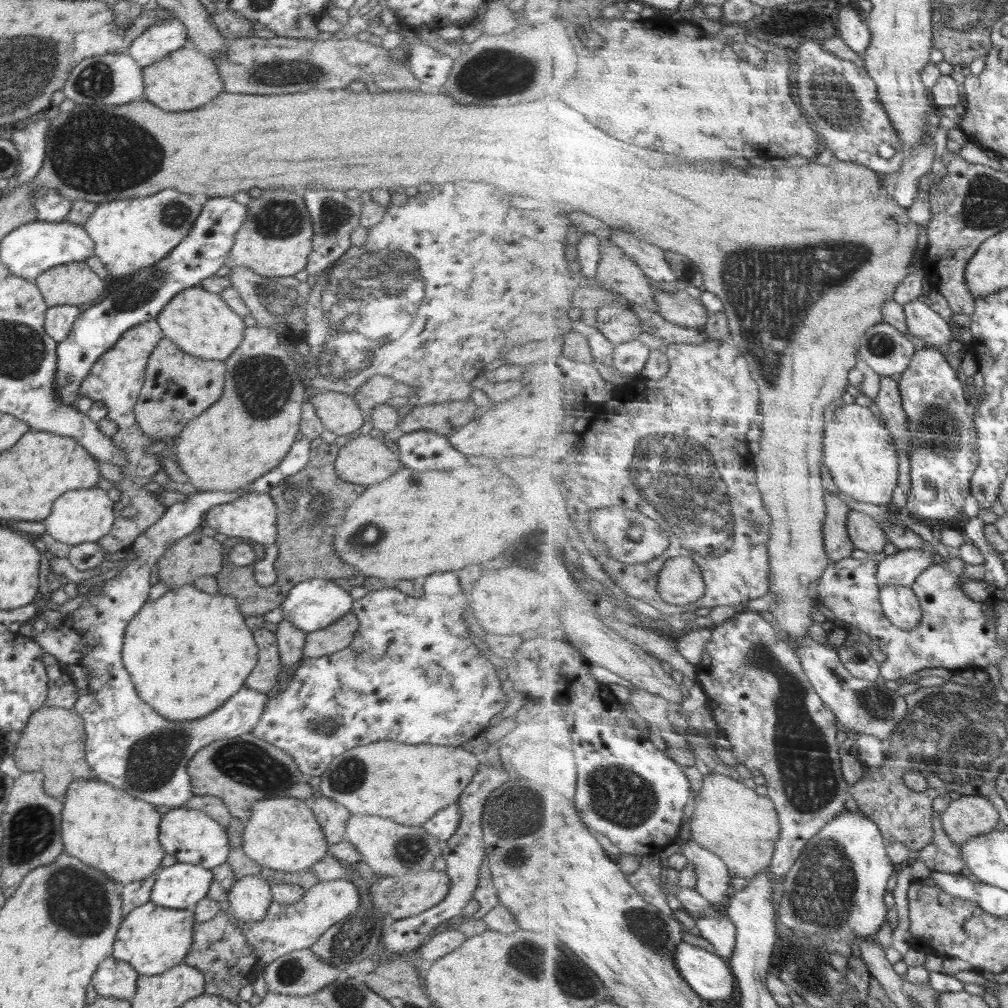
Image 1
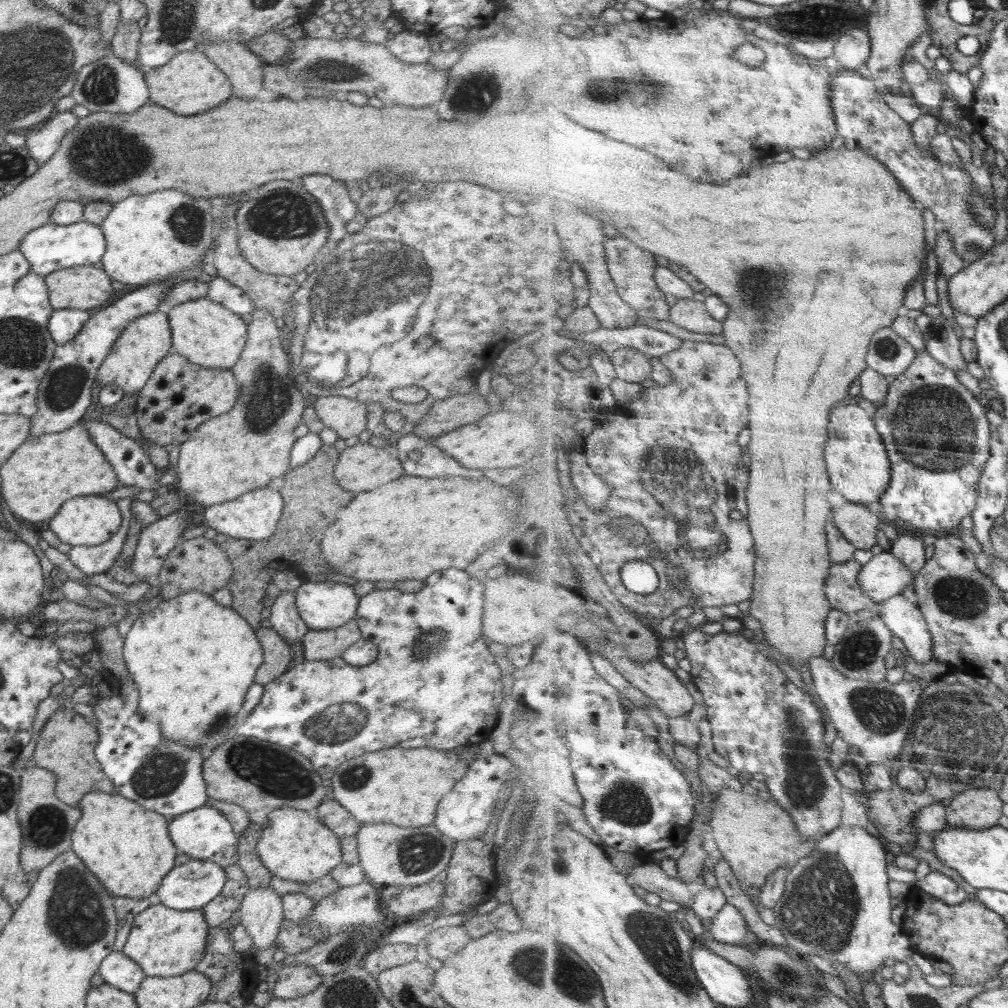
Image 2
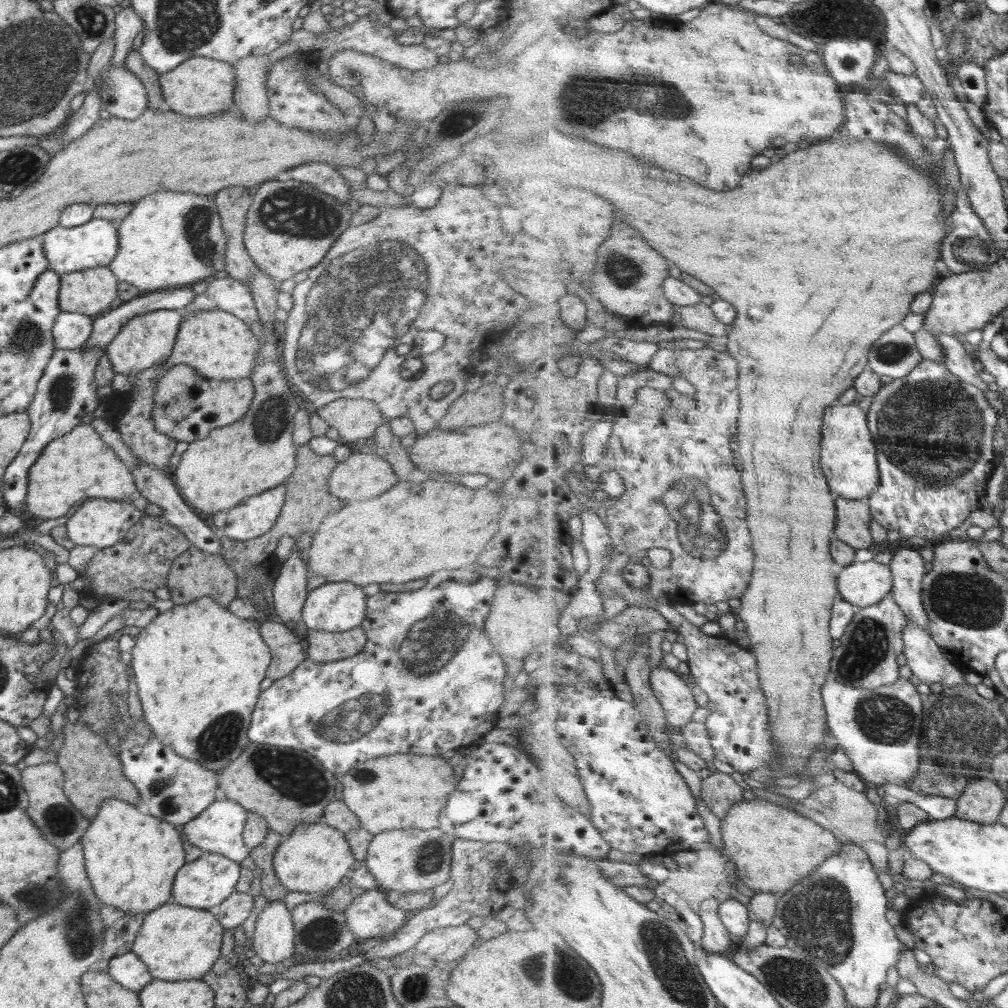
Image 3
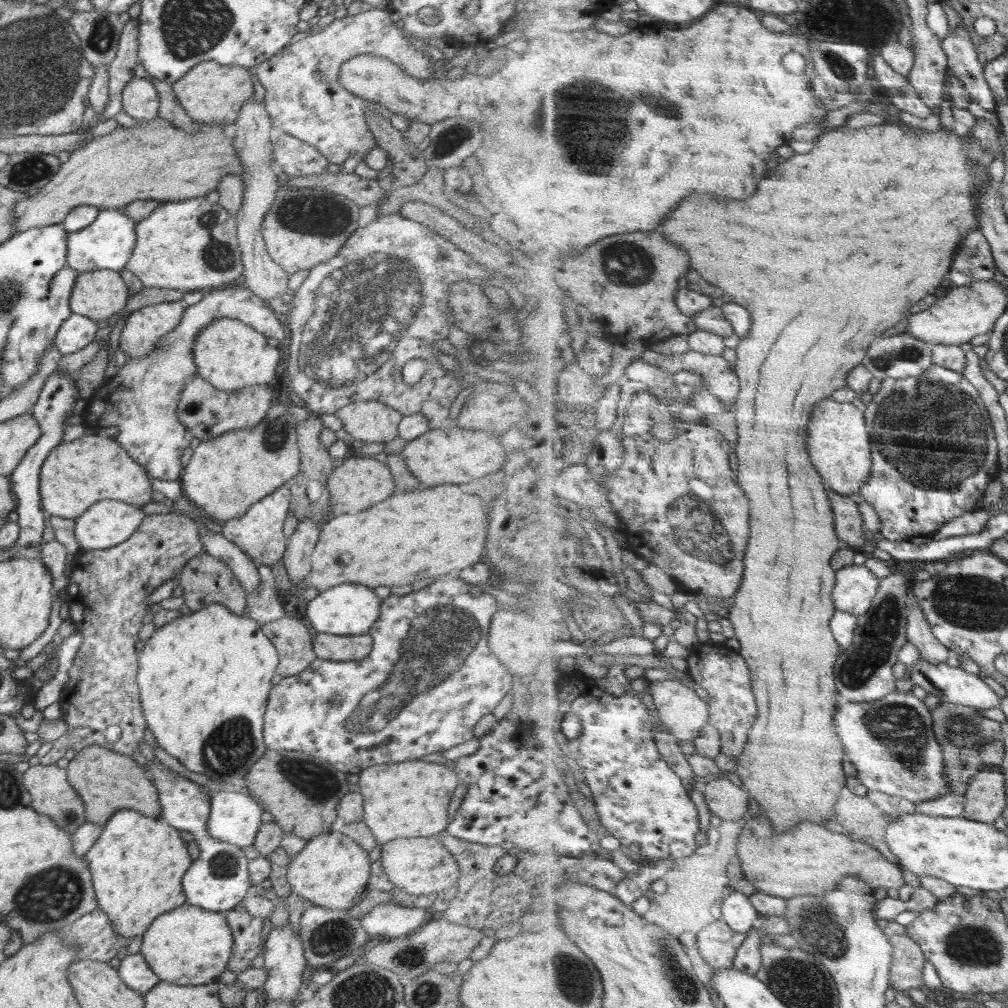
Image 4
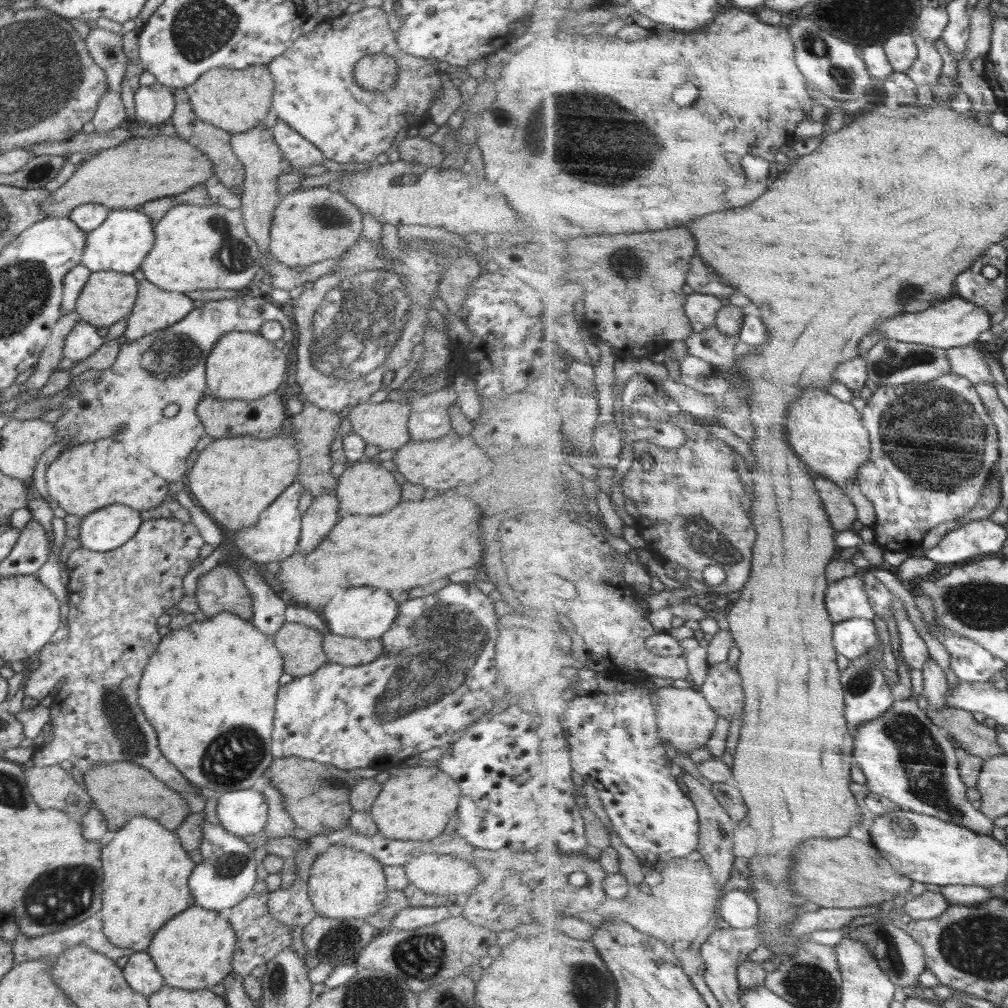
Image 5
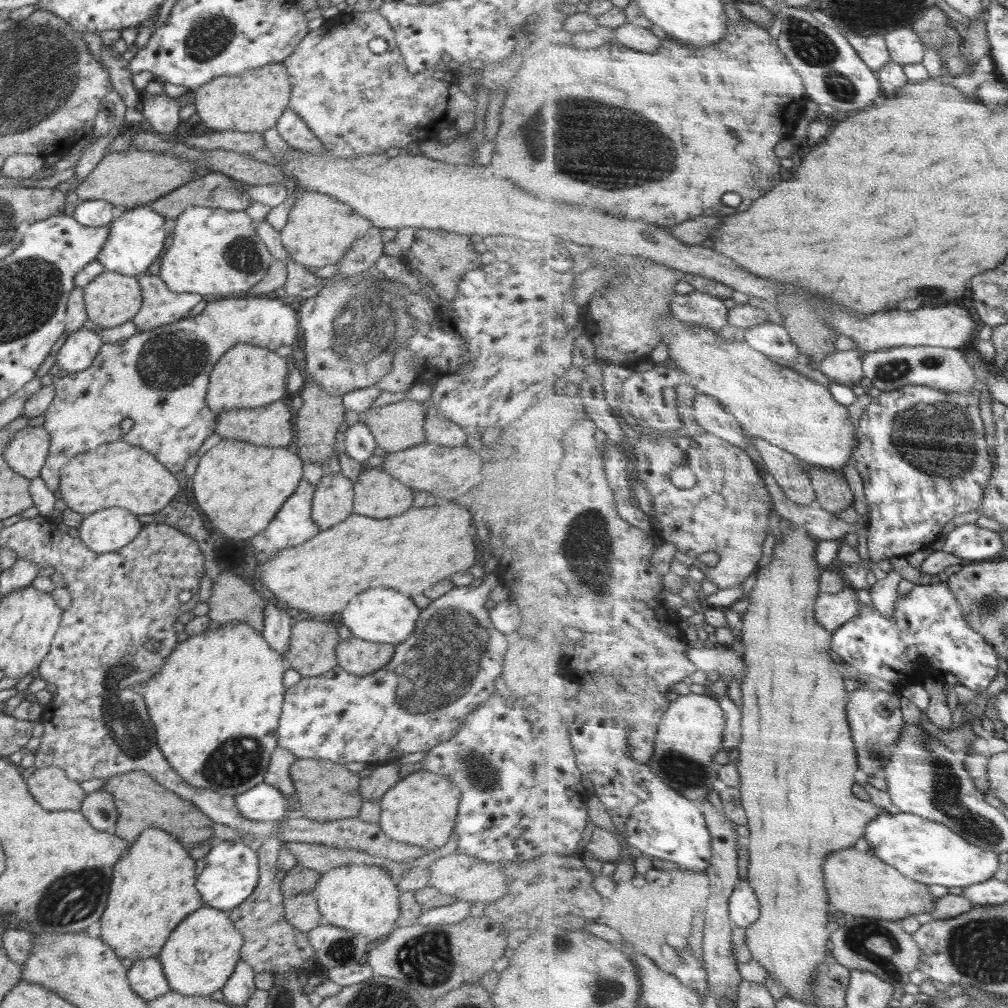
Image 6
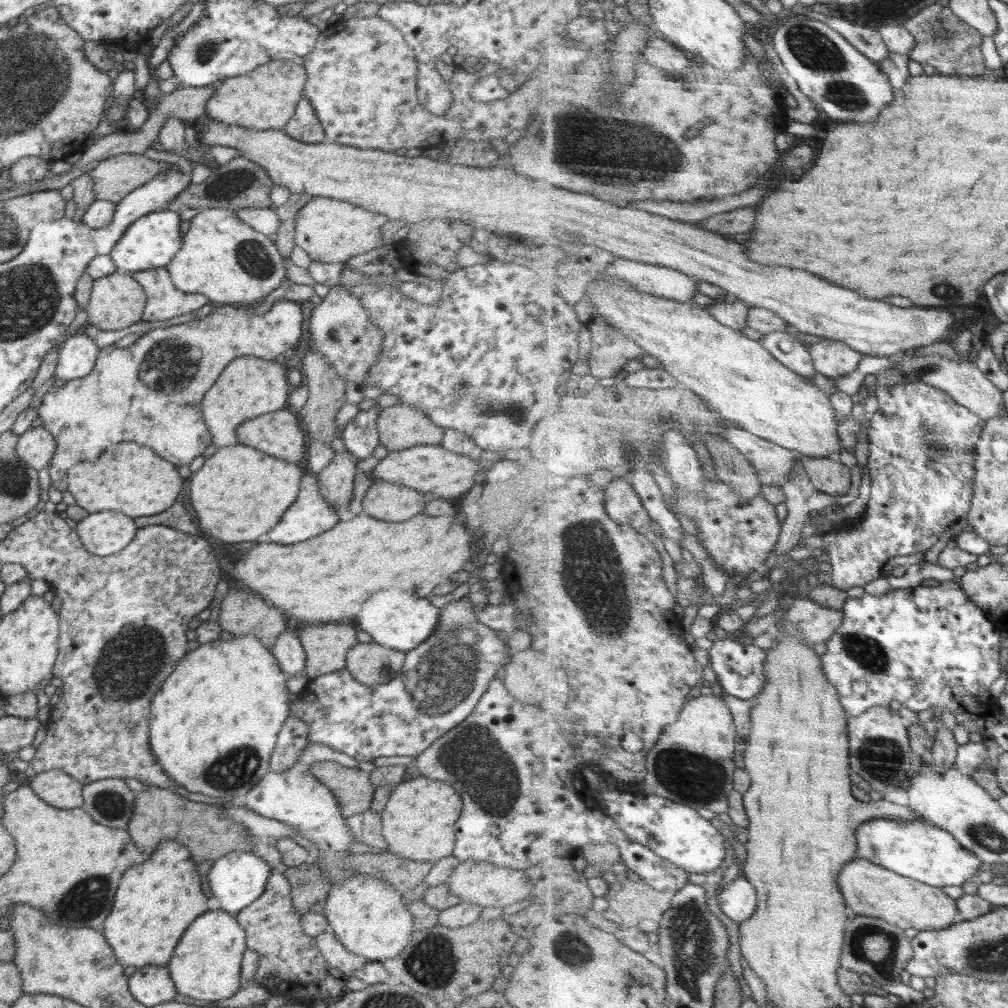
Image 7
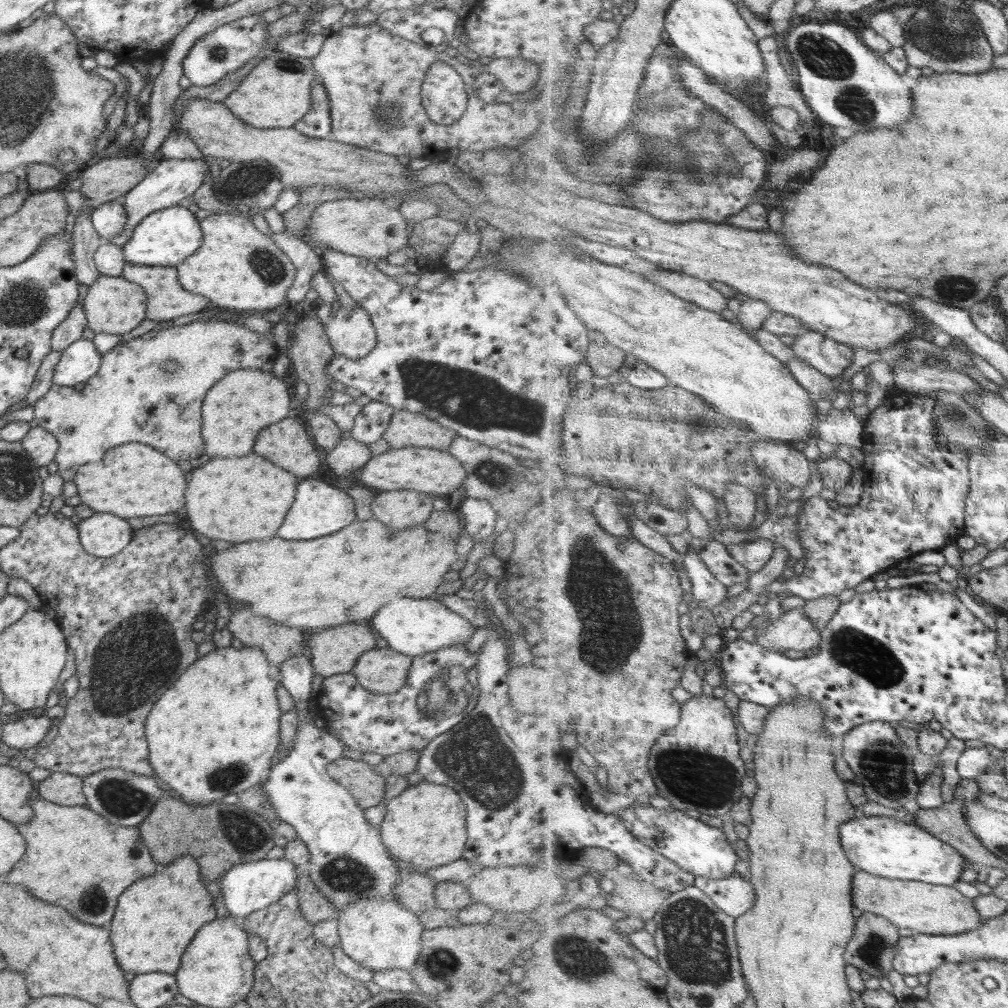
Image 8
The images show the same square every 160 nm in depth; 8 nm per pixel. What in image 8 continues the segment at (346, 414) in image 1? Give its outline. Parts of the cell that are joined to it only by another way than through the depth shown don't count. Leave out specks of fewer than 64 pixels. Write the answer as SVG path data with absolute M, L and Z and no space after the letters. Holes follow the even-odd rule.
M396 410L383 438L392 449L417 446L447 451L455 436L458 435L454 430L441 426L423 414Z

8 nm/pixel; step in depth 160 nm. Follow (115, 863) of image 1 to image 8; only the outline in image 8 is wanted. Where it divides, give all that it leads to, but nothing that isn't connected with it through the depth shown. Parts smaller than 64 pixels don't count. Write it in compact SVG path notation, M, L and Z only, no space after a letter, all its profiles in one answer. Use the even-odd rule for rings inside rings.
M176 858L170 864L159 867L159 870L152 876L138 878L124 890L108 928L109 941L121 970L134 975L176 974L181 956L200 926L217 918L212 904L214 897L206 889L200 866L194 858Z

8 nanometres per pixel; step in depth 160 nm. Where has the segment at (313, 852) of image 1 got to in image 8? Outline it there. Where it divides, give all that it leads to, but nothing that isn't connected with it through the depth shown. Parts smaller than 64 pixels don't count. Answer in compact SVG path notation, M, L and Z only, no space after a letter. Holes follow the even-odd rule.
M363 898L339 912L339 946L352 960L373 972L406 970L410 972L421 953L423 926L419 918L397 900L390 898Z

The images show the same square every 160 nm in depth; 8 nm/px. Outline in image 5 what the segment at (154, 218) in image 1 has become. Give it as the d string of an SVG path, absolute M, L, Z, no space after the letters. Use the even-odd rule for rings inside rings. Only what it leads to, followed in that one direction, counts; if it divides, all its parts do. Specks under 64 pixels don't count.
M178 205L155 223L152 250L139 266L146 280L177 293L195 290L241 290L263 266L262 254L249 237L240 209L221 205Z

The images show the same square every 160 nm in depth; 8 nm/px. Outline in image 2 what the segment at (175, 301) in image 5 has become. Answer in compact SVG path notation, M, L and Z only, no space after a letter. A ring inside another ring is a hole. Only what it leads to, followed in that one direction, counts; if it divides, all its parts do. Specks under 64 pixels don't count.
M158 310L152 314L135 318L127 324L116 342L113 342L110 352L98 370L95 381L101 388L110 384L118 385L124 391L125 397L128 395L136 396L146 385L146 381L150 379L154 368L158 366L158 362L166 354L172 352L171 336L169 318L166 312Z

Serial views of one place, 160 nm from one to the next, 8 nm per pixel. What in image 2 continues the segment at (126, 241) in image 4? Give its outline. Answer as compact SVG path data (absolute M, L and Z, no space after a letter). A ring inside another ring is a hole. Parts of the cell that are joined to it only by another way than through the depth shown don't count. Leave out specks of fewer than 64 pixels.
M80 221L66 226L48 222L28 232L17 249L30 263L31 272L45 276L70 267L100 266L106 250L106 239L101 227L92 222Z

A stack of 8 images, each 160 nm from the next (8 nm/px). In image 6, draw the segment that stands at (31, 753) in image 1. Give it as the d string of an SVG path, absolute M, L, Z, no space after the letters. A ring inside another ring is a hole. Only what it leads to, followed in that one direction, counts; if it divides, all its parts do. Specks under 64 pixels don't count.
M142 771L108 777L102 789L104 788L114 797L114 804L118 809L114 833L123 840L136 842L138 835L147 828L159 828L169 832L187 851L210 838L215 840L210 827L212 821L206 814L195 804L158 784L150 775Z

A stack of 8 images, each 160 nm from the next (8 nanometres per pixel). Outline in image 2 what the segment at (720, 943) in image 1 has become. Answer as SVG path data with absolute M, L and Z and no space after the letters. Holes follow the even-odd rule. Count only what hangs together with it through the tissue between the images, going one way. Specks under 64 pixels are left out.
M729 903L713 922L706 925L706 928L709 928L716 940L729 945L738 945L746 938L749 924L744 914Z

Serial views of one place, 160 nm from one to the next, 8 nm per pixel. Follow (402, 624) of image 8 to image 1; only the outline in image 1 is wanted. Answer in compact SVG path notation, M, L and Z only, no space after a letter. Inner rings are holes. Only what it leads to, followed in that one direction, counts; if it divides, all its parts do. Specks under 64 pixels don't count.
M311 578L300 581L288 591L287 597L281 603L283 620L291 622L296 628L306 633L326 628L332 622L351 611L355 600L346 590L336 585L334 581L321 578Z

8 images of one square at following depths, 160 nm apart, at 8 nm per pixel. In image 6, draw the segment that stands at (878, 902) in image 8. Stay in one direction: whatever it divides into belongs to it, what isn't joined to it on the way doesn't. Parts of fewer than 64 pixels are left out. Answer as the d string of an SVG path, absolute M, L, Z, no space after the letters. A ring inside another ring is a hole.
M858 848L840 850L838 854L830 854L830 862L826 862L826 887L829 888L831 907L853 918L864 916L901 922L910 916L932 914L934 908L938 906L939 899L930 892L928 885L902 874L900 870L884 862L876 854L870 851L863 852Z

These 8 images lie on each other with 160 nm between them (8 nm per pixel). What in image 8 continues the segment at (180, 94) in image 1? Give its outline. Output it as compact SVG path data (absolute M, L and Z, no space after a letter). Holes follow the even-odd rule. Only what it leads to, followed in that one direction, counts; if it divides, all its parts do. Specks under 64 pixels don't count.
M276 50L274 54L266 57L258 62L256 62L255 67L240 81L240 84L223 100L221 103L227 106L232 114L235 114L239 120L243 120L246 124L250 126L262 127L262 128L290 128L293 127L301 118L308 112L311 107L311 82L316 78L315 71L313 70L312 64L306 58L299 57L294 60L294 58L287 53Z

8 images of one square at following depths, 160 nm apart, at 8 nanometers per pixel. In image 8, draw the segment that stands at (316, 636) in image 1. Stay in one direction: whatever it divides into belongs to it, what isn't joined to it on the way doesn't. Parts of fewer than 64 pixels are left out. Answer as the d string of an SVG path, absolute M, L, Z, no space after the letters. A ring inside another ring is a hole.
M374 647L362 653L351 670L360 686L371 693L389 695L405 682L413 658L388 648Z

